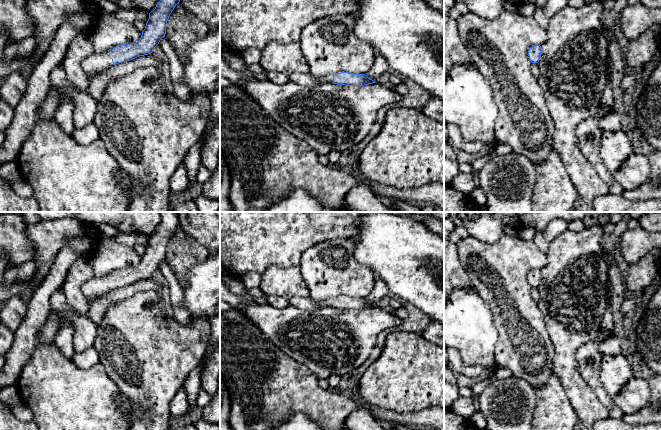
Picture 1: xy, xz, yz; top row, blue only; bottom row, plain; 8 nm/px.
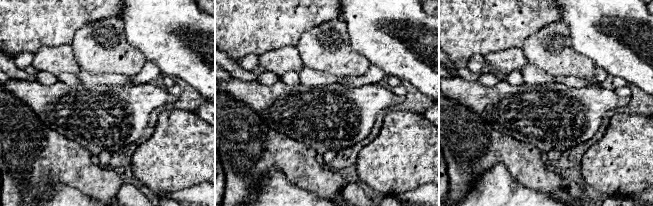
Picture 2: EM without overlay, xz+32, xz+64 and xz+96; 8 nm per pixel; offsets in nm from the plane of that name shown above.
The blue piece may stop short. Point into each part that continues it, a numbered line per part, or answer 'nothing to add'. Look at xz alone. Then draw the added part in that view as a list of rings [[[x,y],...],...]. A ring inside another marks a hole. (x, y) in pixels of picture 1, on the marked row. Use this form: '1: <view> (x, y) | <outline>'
1: xz (328, 79) | [[[333,74],[328,75],[324,78],[313,76],[316,81],[316,84],[323,84],[323,83],[332,83],[333,82]],[[312,75],[313,76],[313,75]]]

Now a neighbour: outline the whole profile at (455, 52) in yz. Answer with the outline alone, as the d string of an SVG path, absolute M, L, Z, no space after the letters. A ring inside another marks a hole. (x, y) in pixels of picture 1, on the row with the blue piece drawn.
M444 14L444 81L456 64L474 66L474 62L458 33L457 19Z

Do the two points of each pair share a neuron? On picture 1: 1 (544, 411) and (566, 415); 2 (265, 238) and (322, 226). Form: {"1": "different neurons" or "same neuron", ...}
{"1": "same neuron", "2": "same neuron"}

